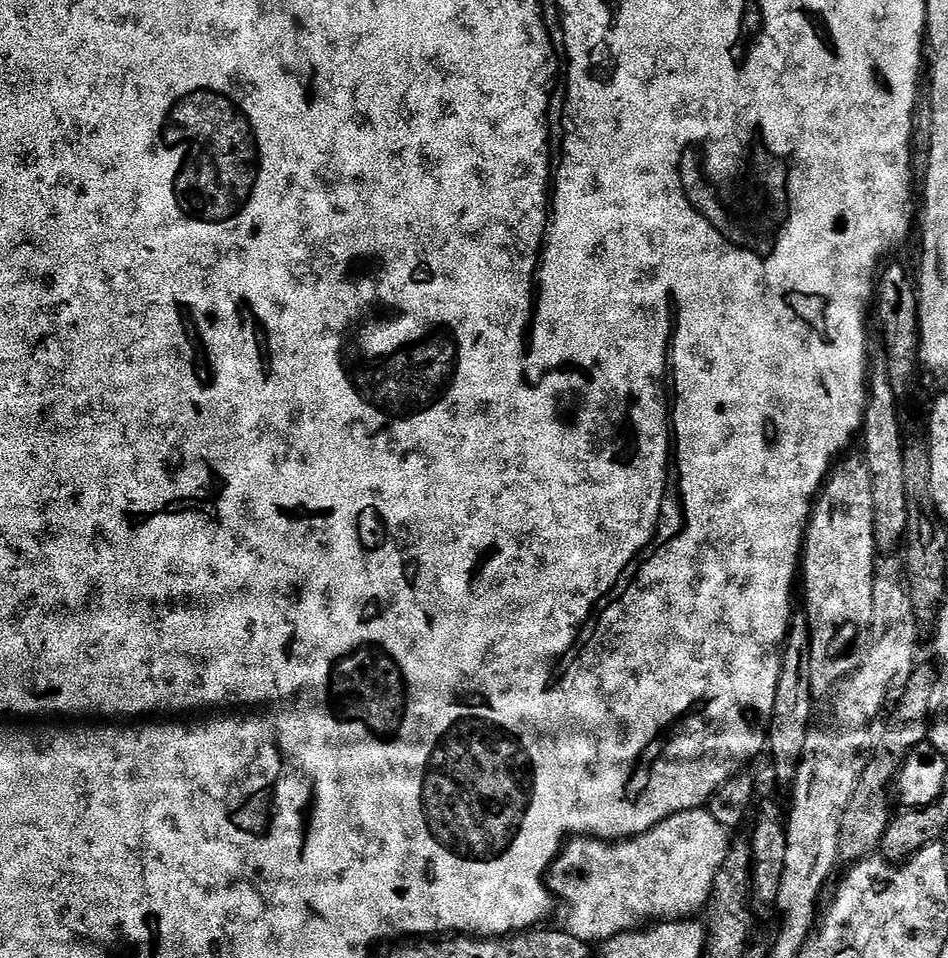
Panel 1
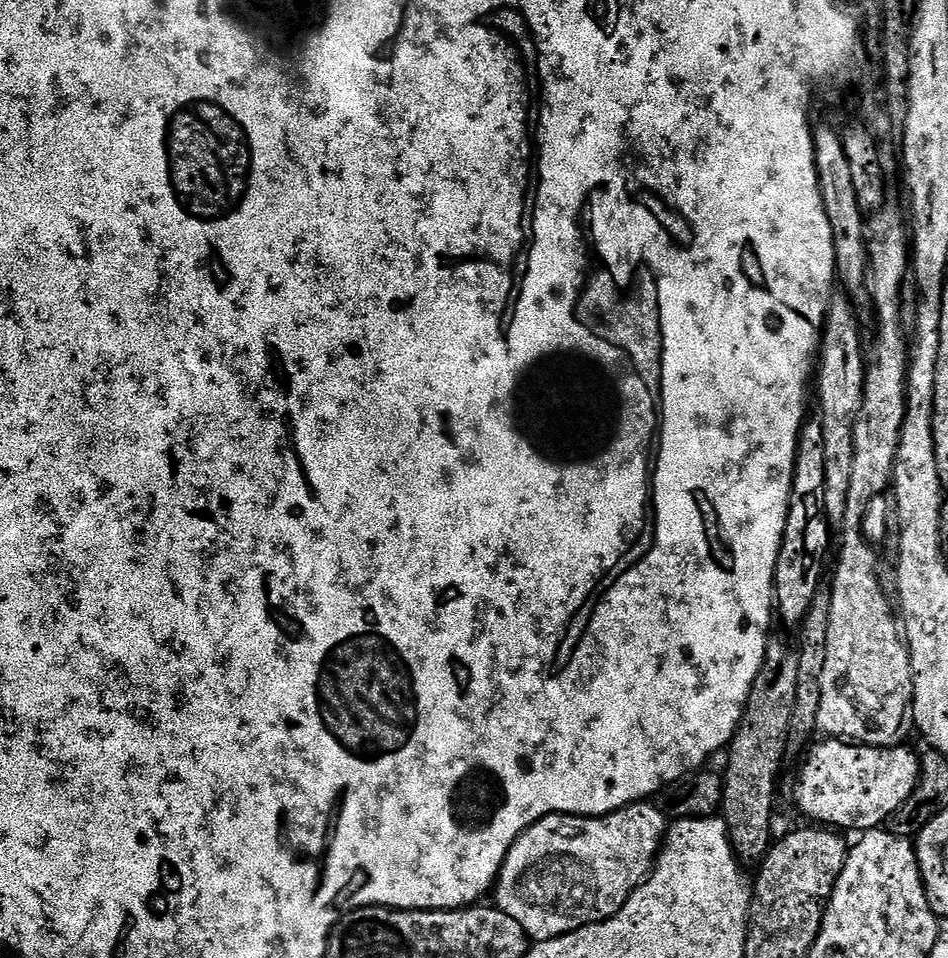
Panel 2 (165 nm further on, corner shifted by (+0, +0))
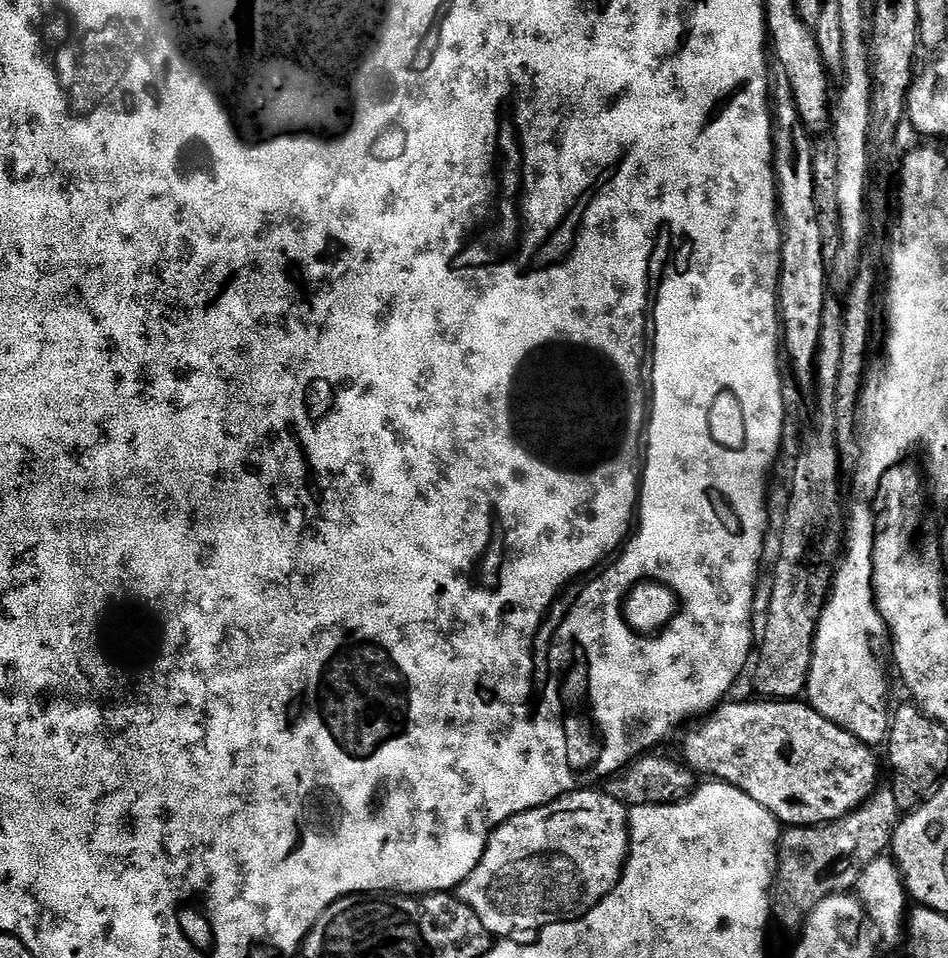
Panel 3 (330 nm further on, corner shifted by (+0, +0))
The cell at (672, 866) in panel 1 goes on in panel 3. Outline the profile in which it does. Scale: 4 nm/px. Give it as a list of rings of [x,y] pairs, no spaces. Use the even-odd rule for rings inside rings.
[[[581,790],[510,818],[492,831],[478,866],[460,884],[459,900],[482,918],[486,930],[496,938],[512,938],[515,932],[536,934],[551,924],[585,916],[618,886],[628,863],[628,813],[626,805],[610,798],[607,791]]]

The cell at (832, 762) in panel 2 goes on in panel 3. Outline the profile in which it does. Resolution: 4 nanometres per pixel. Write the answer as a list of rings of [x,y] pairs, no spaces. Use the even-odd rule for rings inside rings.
[[[752,698],[749,704],[728,703],[721,703],[703,717],[699,721],[700,728],[689,727],[683,733],[682,759],[696,773],[709,772],[712,775],[709,777],[754,798],[754,802],[758,802],[758,806],[766,806],[781,825],[811,826],[841,820],[877,791],[878,758],[874,754],[875,749],[815,712],[811,704],[767,698]]]

